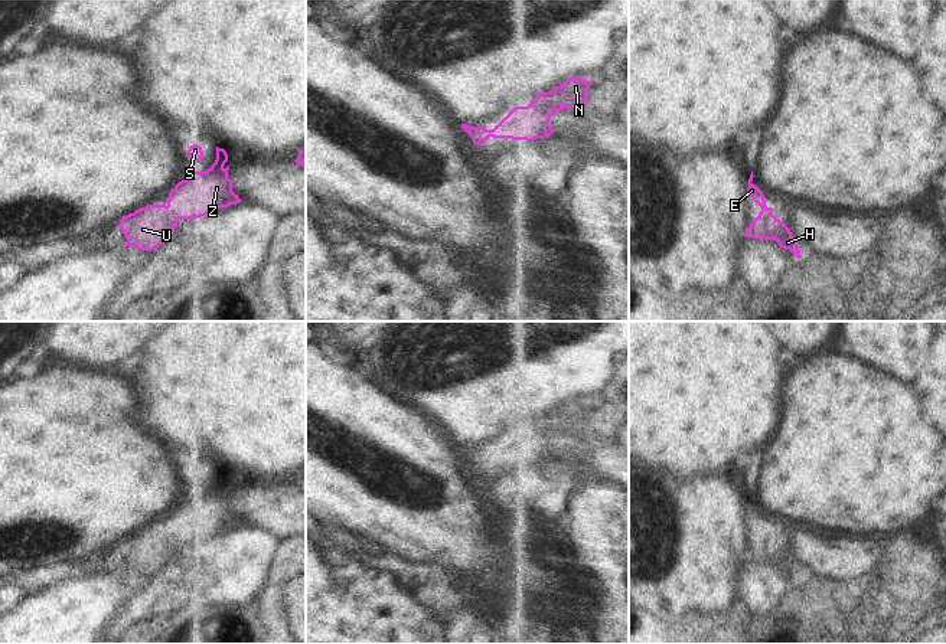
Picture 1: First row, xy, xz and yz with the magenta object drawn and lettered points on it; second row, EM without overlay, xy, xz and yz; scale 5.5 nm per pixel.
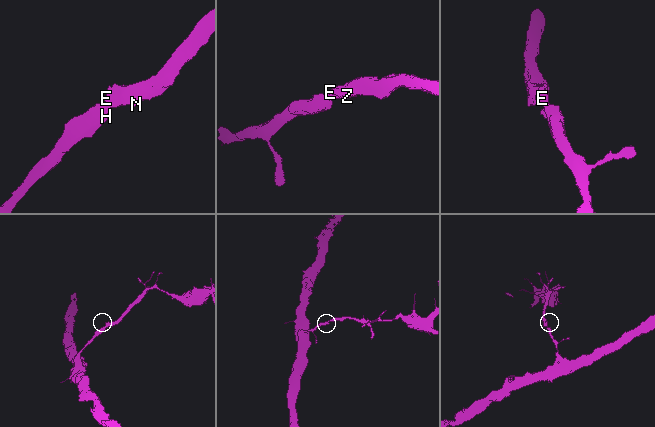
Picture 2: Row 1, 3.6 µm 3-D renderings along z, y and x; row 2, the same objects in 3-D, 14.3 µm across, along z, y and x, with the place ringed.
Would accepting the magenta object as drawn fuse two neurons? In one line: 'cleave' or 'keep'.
keep

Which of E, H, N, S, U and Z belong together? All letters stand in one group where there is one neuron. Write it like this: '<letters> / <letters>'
E H N S U Z

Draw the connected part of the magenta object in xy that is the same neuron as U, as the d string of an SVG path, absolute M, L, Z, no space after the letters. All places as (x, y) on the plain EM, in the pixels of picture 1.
M216 470L215 486L206 494L192 494L179 504L166 527L149 527L124 539L118 546L127 562L124 571L153 573L173 558L180 542L196 542L242 524L232 514L229 490L224 490L226 484L226 474Z

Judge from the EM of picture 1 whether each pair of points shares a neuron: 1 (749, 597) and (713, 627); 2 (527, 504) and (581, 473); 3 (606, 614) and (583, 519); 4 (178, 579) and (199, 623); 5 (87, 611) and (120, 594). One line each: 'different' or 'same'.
1: different
2: same
3: same
4: different
5: same

